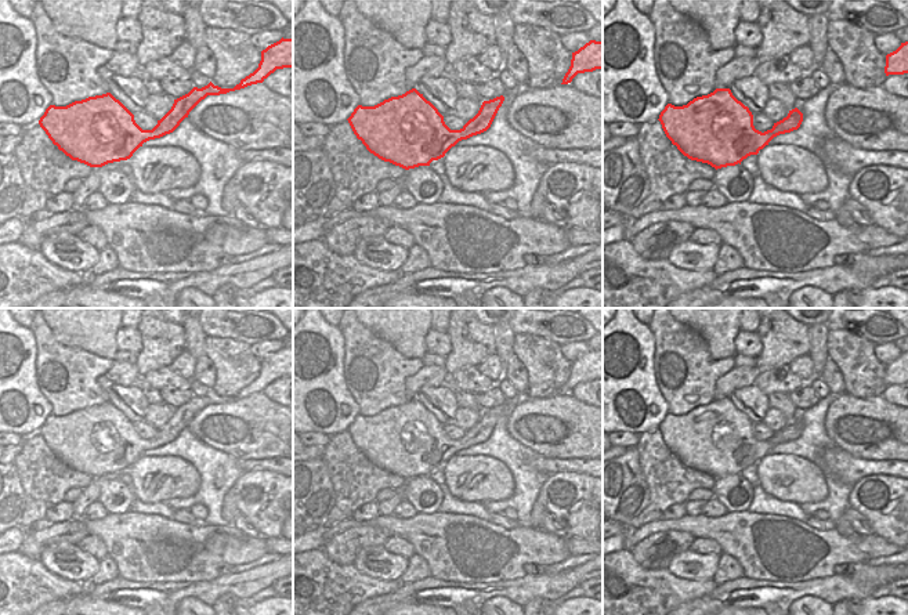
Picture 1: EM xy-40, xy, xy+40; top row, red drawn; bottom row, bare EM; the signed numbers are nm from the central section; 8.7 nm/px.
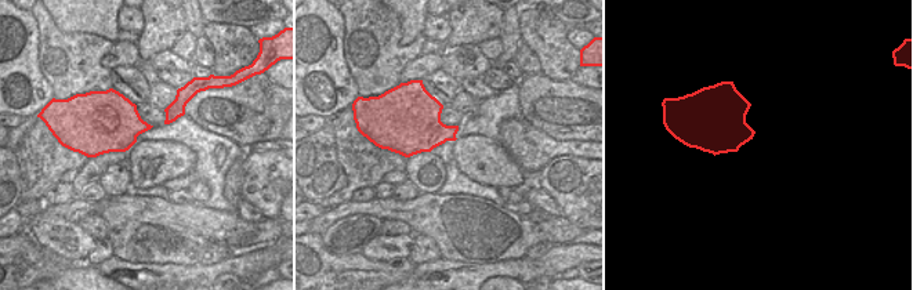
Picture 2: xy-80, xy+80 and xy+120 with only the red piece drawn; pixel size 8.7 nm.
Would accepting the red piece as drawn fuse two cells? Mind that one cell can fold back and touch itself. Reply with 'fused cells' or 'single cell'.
single cell

